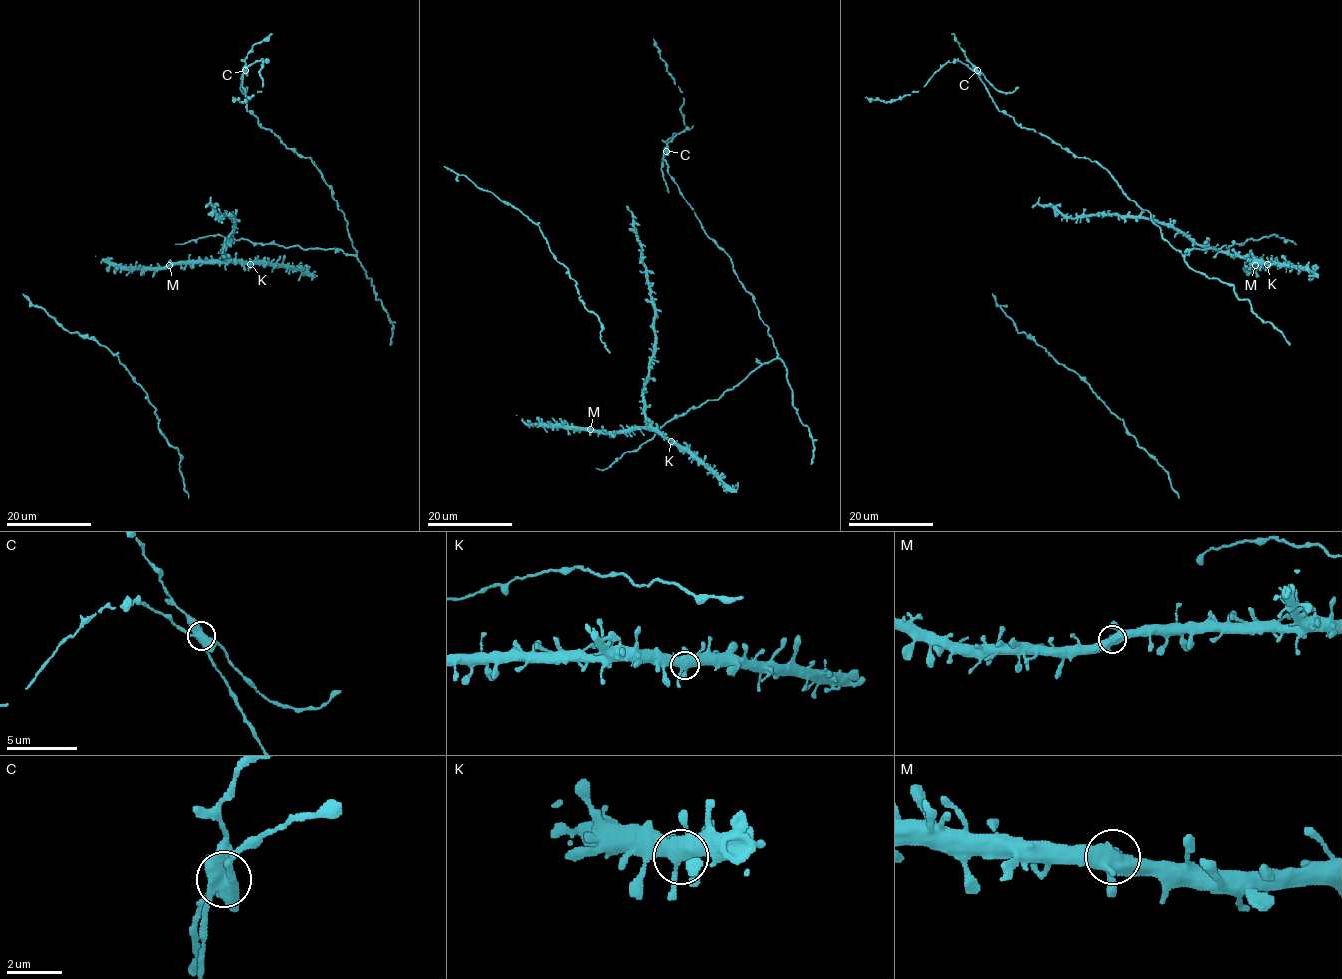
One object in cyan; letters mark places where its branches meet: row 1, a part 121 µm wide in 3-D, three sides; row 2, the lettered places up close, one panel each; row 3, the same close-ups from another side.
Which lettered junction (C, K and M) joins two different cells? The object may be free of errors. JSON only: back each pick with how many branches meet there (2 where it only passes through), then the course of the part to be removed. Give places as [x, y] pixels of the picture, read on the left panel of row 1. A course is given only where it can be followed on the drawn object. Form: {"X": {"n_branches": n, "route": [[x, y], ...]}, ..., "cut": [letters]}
{"C": {"n_branches": 5, "route": [[246, 71], [256, 61], [264, 61], [259, 70], [260, 91], [245, 102], [232, 97]]}, "cut": ["C"]}

